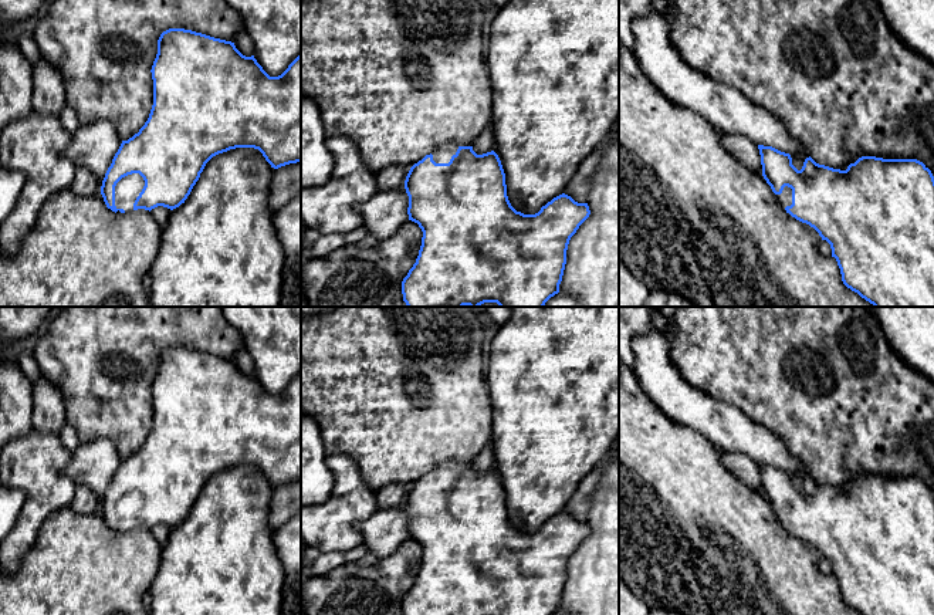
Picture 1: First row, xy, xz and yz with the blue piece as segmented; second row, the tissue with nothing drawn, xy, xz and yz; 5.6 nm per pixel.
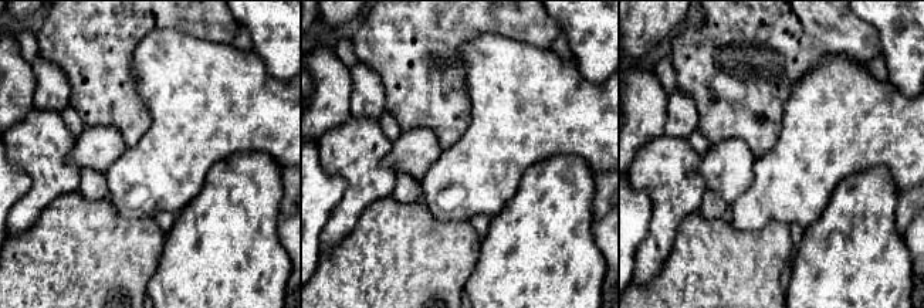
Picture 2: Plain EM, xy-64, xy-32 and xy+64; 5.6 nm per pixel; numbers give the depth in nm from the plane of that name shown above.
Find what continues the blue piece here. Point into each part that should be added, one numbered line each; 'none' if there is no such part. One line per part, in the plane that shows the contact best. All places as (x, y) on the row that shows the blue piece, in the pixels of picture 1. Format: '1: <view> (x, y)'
1: xy (127, 191)

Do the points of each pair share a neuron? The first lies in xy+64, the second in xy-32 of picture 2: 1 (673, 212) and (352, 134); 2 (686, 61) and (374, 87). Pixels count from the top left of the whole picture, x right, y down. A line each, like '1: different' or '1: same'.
1: same
2: different

